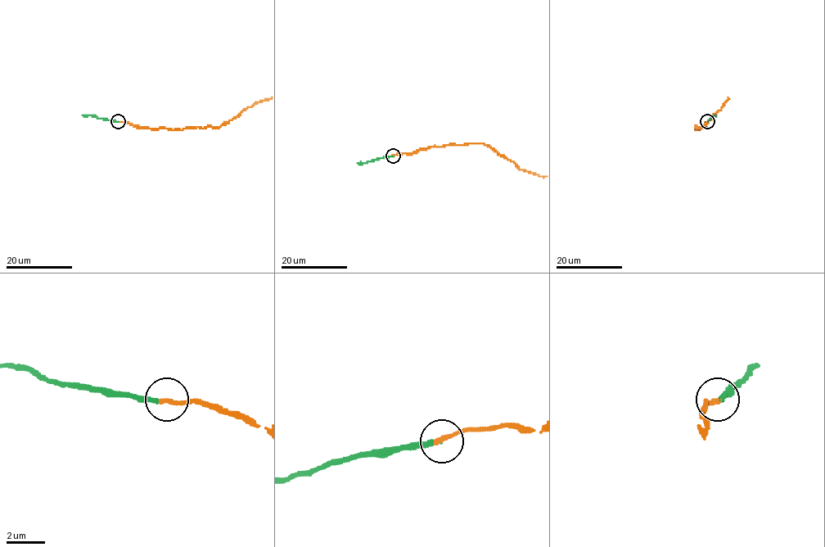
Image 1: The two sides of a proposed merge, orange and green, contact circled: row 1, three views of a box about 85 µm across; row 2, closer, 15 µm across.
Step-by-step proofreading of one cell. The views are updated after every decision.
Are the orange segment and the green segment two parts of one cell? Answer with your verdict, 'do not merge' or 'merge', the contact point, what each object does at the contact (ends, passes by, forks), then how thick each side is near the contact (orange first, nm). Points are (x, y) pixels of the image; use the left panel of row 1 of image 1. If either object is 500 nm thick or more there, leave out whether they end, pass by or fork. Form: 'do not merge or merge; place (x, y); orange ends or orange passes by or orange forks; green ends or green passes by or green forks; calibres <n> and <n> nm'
merge; place (118, 121); orange ends; green ends; calibres 280 and 180 nm

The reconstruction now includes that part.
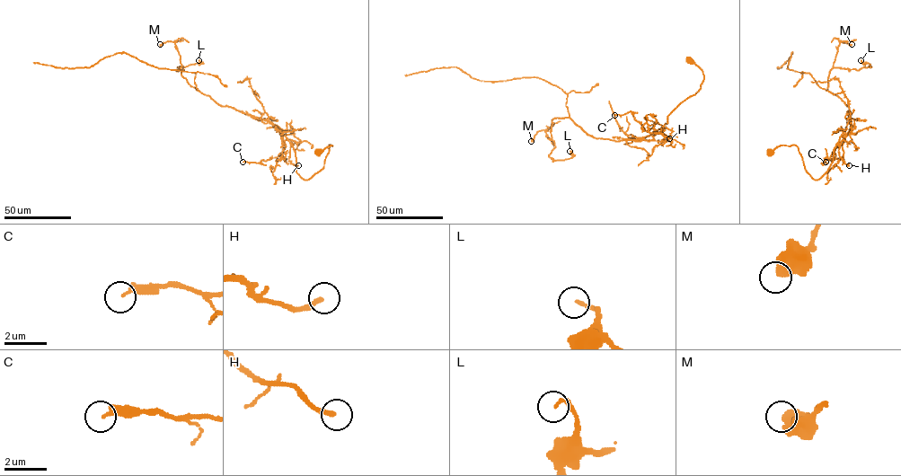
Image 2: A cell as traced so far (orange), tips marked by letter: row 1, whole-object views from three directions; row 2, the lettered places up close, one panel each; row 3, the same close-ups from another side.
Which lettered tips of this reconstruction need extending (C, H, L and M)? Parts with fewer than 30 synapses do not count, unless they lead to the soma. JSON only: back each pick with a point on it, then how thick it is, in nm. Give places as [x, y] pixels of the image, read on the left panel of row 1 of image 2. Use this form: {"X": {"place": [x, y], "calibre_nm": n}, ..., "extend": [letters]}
{"extend": []}

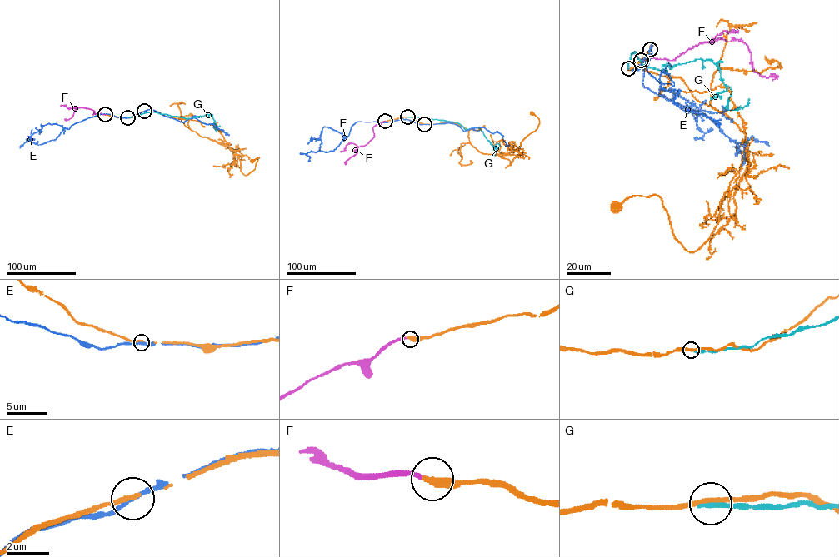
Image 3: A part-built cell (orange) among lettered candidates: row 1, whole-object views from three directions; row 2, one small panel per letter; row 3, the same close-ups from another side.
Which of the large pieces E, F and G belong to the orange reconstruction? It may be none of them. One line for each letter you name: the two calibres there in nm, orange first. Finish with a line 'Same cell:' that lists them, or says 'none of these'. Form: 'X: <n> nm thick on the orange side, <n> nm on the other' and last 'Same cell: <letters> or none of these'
F: 500 nm thick on the orange side, 220 nm on the other
Same cell: F

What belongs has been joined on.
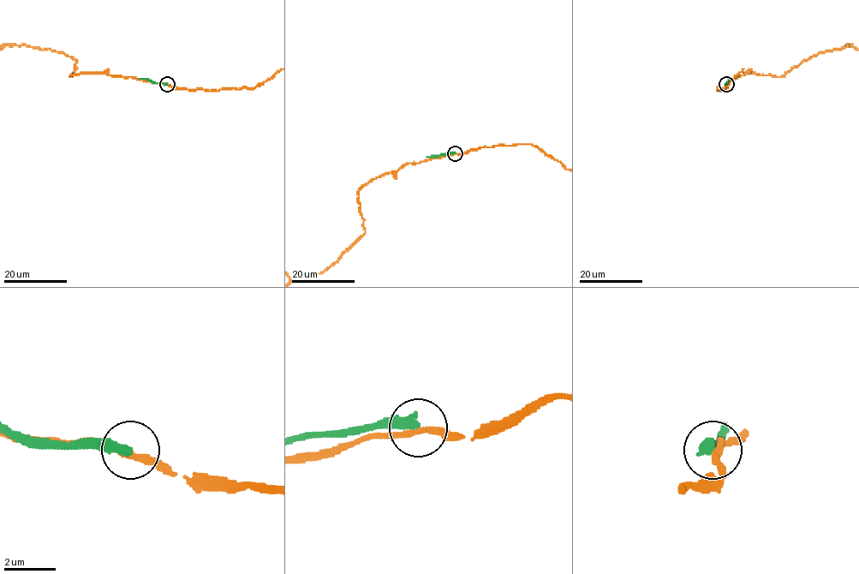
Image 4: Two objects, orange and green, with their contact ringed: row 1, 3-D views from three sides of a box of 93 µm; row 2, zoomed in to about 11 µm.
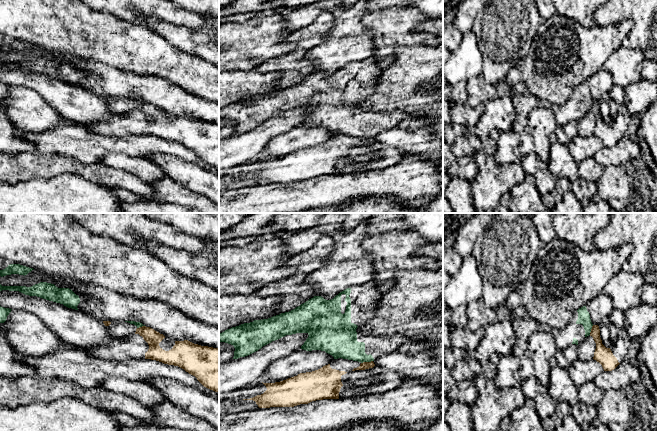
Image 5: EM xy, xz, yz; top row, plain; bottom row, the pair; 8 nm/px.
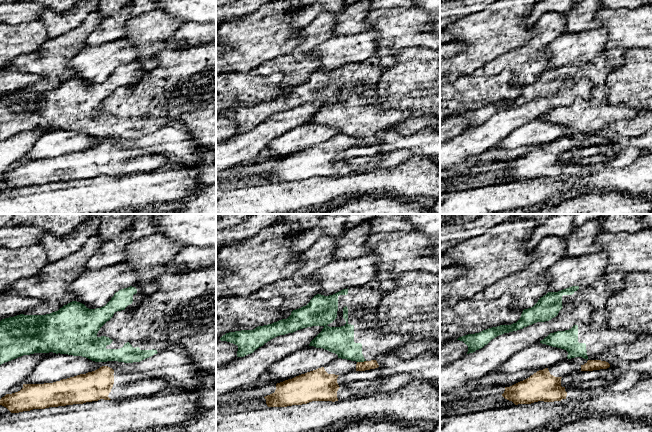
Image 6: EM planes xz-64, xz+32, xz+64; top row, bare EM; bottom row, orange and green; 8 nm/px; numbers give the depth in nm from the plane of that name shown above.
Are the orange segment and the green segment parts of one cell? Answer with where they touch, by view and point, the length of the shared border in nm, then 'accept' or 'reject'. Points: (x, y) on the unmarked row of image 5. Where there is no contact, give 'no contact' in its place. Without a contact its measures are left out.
xz (366, 138) | 100 nm | reject

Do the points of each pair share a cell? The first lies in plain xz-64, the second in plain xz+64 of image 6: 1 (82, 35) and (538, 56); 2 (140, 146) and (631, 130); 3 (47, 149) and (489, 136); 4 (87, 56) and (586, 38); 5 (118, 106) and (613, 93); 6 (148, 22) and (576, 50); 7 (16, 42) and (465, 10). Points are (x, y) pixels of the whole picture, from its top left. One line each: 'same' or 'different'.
1: same
2: different
3: different
4: same
5: same
6: different
7: different

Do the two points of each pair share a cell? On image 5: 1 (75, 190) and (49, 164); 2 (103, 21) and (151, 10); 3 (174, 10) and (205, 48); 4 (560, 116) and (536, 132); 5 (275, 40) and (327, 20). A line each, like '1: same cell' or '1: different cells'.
1: different cells
2: different cells
3: different cells
4: different cells
5: different cells

